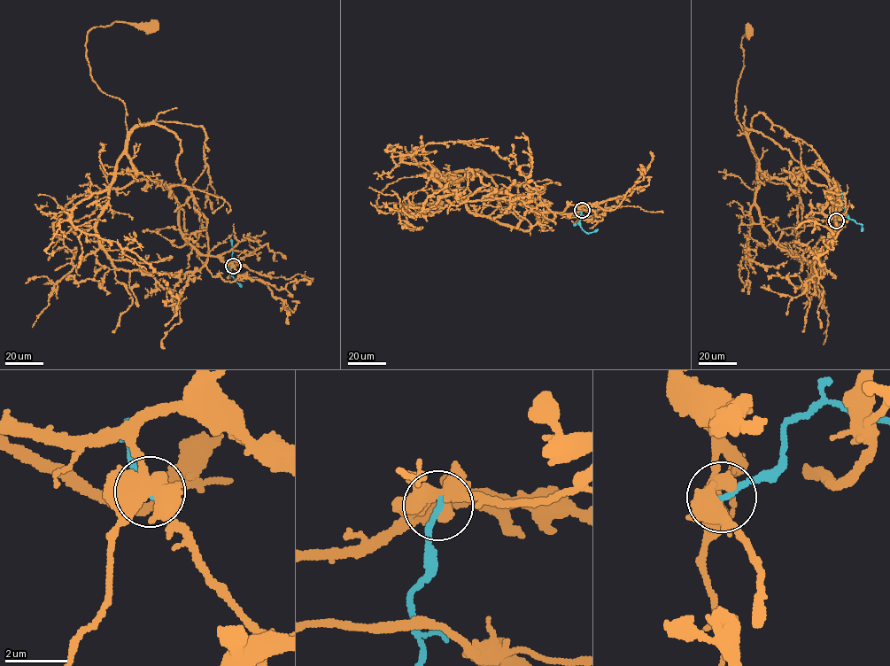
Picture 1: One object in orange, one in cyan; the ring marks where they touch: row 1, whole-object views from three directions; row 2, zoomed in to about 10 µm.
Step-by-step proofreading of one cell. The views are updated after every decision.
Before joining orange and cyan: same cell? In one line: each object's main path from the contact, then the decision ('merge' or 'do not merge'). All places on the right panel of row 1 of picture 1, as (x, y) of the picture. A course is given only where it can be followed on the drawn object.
course orange (835, 220), (823, 212), (830, 186), (819, 171), (780, 179), (760, 168), (735, 112), (749, 31); course cyan (836, 220), (842, 214), (847, 216), (862, 224), (861, 231); do not merge

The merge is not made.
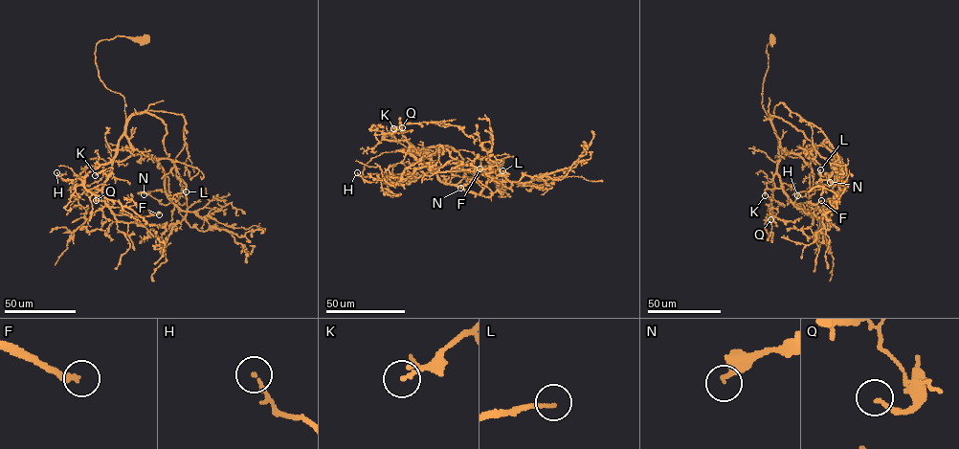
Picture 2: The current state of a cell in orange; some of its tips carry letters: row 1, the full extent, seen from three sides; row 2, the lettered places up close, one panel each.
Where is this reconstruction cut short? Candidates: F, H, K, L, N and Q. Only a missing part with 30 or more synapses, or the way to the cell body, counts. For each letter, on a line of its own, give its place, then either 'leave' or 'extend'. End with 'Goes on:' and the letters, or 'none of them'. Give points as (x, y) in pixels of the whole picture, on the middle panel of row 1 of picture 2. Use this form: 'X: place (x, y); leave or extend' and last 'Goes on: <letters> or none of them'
F: place (479, 168); extend
H: place (357, 172); leave
K: place (393, 128); leave
L: place (502, 170); extend
N: place (460, 188); leave
Q: place (402, 127); leave
Goes on: F, L

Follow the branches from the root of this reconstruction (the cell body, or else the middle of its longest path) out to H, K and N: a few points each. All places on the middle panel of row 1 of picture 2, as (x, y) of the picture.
H: (412, 175), (362, 175), (372, 157), (404, 148), (428, 154), (431, 169), (400, 185), (367, 181), (357, 172)
K: (412, 175), (362, 176), (365, 166), (382, 153), (404, 148), (416, 152), (399, 129), (393, 128)
N: (412, 175), (362, 175), (372, 157), (404, 148), (428, 154), (444, 182), (482, 189), (460, 188)

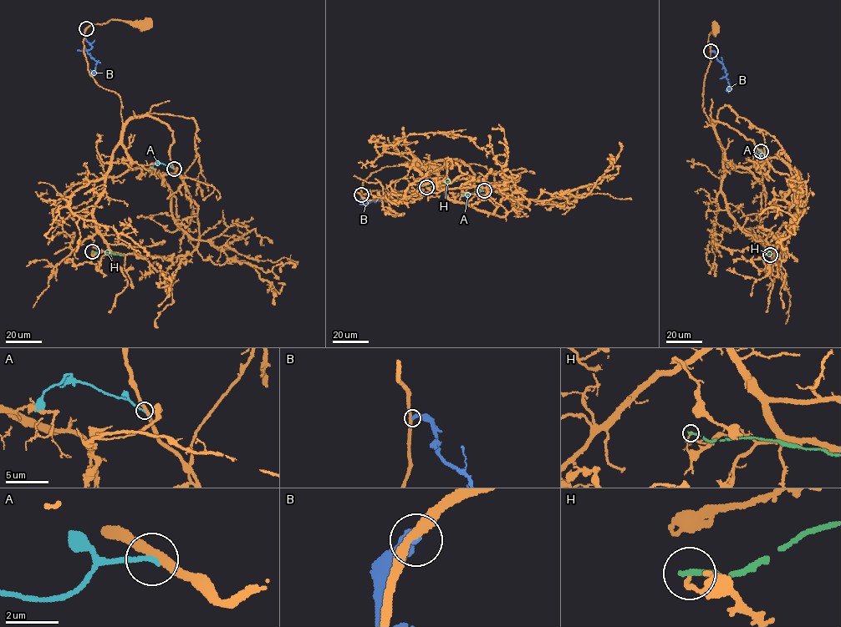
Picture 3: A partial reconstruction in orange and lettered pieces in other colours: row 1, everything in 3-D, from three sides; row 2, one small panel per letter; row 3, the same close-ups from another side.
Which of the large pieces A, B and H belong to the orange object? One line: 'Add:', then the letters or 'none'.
Add: none

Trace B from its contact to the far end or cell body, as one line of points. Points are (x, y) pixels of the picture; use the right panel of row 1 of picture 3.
B: (711, 52), (714, 51), (716, 59), (722, 64), (729, 85), (728, 93)

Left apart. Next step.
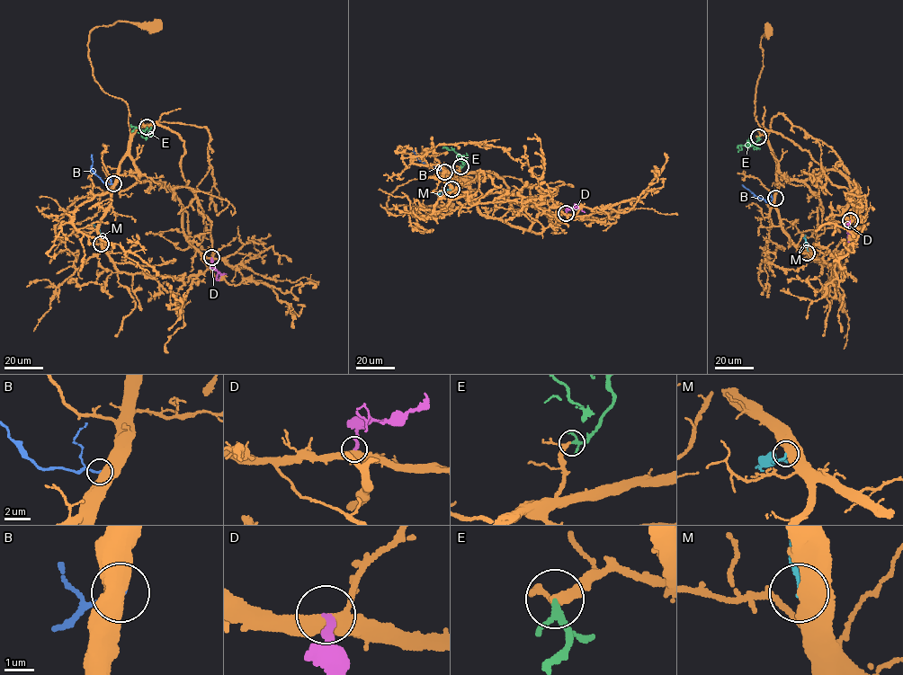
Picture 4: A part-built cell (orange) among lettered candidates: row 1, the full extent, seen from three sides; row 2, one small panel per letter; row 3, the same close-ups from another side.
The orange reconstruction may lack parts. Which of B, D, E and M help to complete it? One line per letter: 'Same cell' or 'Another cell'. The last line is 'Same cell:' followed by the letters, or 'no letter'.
B: Another cell
D: Same cell
E: Same cell
M: Another cell
Same cell: D, E

